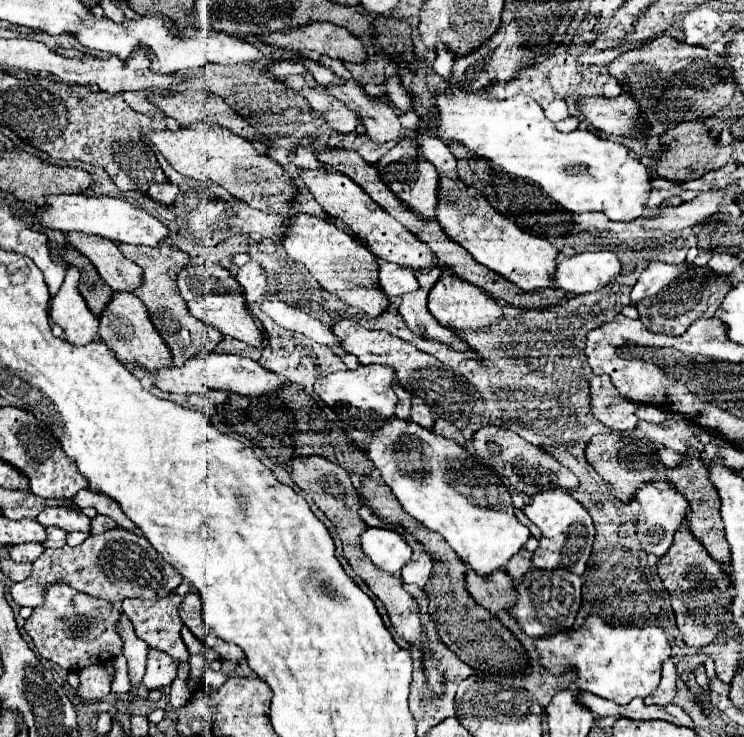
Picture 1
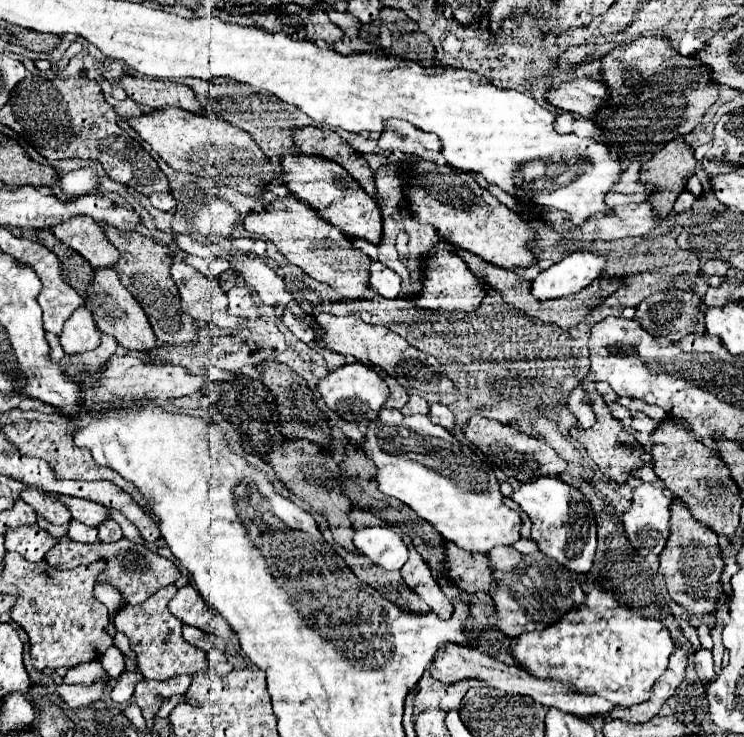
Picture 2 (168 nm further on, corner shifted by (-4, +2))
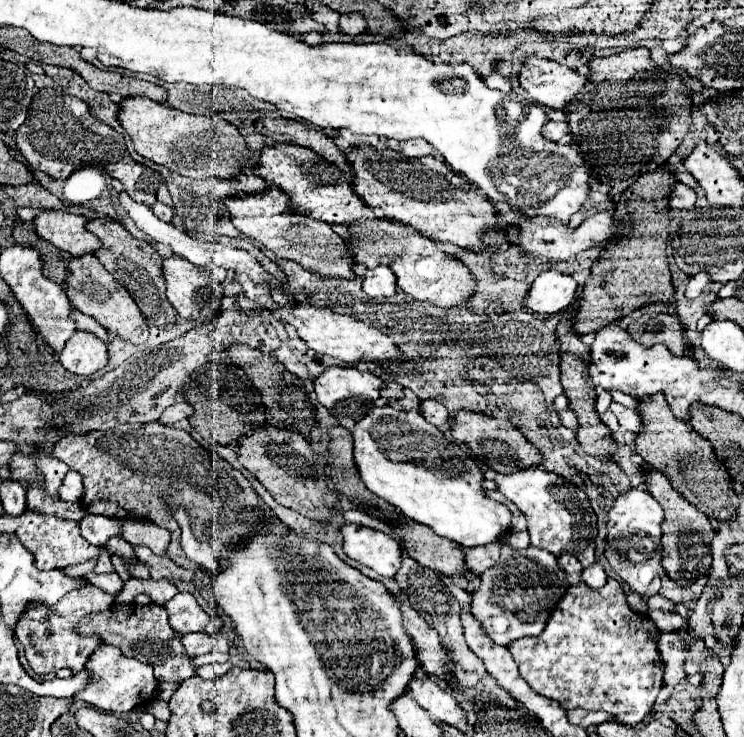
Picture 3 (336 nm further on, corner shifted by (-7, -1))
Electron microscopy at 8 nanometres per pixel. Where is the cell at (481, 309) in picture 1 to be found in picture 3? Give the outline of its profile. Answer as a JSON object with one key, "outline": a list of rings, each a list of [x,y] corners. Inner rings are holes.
{"outline":[[[364,218],[358,220],[358,224],[348,226],[348,232],[348,248],[354,252],[354,260],[358,264],[364,264],[366,268],[376,268],[380,264],[388,266],[396,274],[398,288],[420,302],[430,302],[438,308],[454,308],[468,302],[476,290],[476,278],[458,258],[448,256],[432,240],[426,240],[426,236],[412,228],[386,218]]]}

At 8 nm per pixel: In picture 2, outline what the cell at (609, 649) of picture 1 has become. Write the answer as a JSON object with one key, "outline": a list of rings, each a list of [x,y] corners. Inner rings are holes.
{"outline":[[[581,575],[581,585],[583,585],[583,593],[585,593],[585,603],[583,603],[583,605],[579,605],[579,607],[571,609],[569,613],[565,613],[559,621],[555,621],[555,625],[547,627],[543,633],[521,633],[519,637],[511,639],[511,645],[513,645],[513,647],[511,647],[511,653],[513,653],[515,661],[517,661],[517,665],[519,665],[521,669],[525,669],[529,675],[537,677],[537,679],[549,679],[549,681],[567,683],[567,687],[569,687],[571,691],[583,693],[583,695],[593,695],[593,693],[597,693],[599,697],[603,697],[603,699],[607,699],[607,701],[611,701],[613,705],[619,705],[619,707],[631,707],[631,705],[637,705],[637,703],[645,703],[645,701],[649,699],[649,693],[651,693],[653,683],[655,683],[657,677],[667,669],[667,661],[669,661],[669,655],[671,655],[671,651],[673,651],[673,641],[671,641],[669,631],[663,627],[661,621],[657,621],[657,619],[645,619],[645,617],[641,617],[641,615],[625,609],[623,601],[615,599],[609,591],[605,591],[599,579],[589,579],[589,575]]]}

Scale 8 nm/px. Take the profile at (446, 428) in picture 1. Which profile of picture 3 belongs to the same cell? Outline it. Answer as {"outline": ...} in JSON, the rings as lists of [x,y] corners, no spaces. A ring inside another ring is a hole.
{"outline":[[[424,400],[422,406],[420,406],[420,414],[434,426],[444,426],[448,422],[448,410],[440,404],[440,402],[434,402],[434,400]]]}

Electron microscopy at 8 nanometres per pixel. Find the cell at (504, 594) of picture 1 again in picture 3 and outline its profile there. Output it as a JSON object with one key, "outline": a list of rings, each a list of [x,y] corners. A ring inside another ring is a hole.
{"outline":[[[418,522],[400,526],[398,534],[404,540],[404,550],[422,566],[450,578],[466,572],[466,554],[462,546],[454,544],[452,540],[440,538],[436,532]]]}

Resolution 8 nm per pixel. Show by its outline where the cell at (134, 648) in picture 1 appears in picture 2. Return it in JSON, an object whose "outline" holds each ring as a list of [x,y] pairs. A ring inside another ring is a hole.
{"outline":[[[97,583],[97,585],[95,585],[95,597],[109,607],[111,617],[113,617],[113,615],[119,611],[119,607],[121,607],[121,593],[119,593],[115,587],[111,587],[109,583]]]}

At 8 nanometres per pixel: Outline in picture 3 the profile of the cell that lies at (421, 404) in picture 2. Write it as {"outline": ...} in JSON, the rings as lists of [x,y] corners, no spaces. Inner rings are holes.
{"outline":[[[404,390],[404,398],[402,400],[396,400],[396,402],[388,402],[388,404],[392,404],[394,408],[398,408],[398,410],[420,410],[420,404],[422,404],[422,400],[412,392],[412,390]]]}

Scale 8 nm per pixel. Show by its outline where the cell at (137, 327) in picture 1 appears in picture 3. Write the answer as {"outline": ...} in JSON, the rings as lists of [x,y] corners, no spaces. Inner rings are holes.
{"outline":[[[84,254],[82,258],[74,258],[68,264],[68,272],[70,272],[70,276],[68,276],[66,292],[68,292],[74,308],[78,308],[86,316],[92,316],[108,332],[120,336],[122,340],[128,340],[132,344],[146,342],[148,326],[144,322],[140,308],[136,306],[132,296],[124,290],[124,286],[120,286],[114,280],[114,276],[110,272],[106,272],[106,268],[98,262],[98,258],[94,254]]]}

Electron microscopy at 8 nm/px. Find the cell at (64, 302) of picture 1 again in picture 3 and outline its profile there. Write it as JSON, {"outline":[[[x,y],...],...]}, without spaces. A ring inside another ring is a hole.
{"outline":[[[76,330],[72,338],[66,342],[64,350],[60,352],[60,364],[74,372],[88,376],[100,368],[104,368],[108,362],[108,348],[106,344],[88,332]]]}

